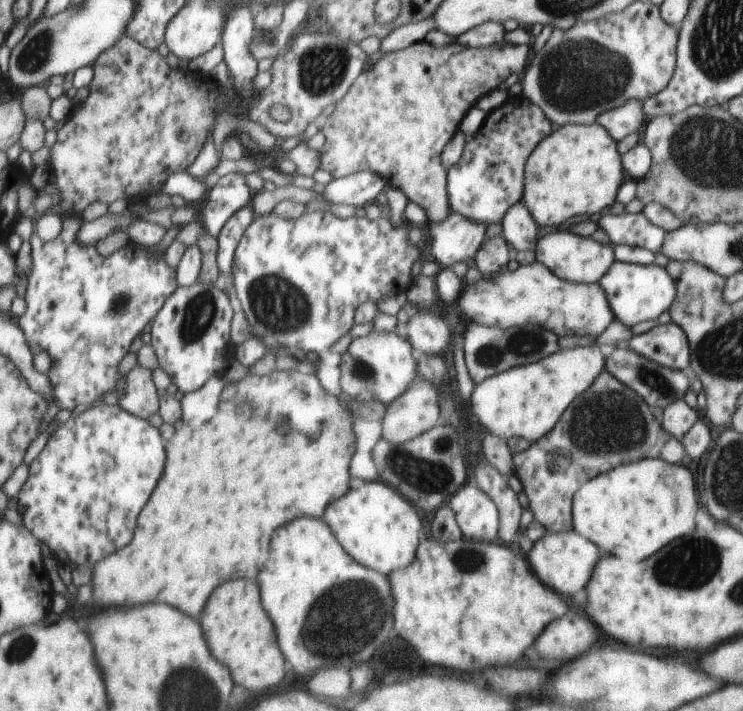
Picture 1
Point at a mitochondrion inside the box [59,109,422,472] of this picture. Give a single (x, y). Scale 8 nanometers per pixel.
(275, 303)

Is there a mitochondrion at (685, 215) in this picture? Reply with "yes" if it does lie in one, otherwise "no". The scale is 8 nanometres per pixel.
no

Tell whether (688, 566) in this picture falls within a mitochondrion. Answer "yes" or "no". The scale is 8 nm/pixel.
yes

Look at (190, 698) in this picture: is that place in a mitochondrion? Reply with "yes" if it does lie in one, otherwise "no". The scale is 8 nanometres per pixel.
yes

